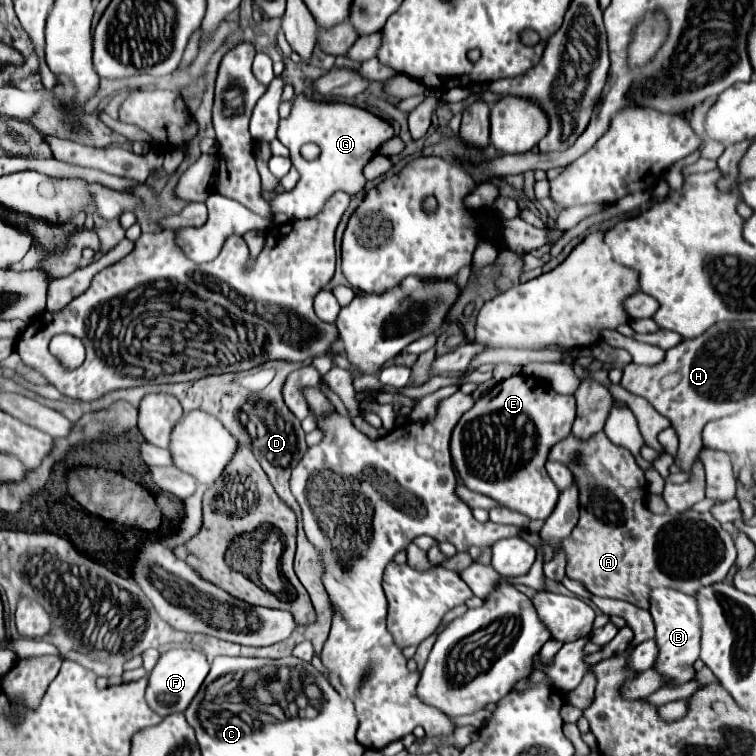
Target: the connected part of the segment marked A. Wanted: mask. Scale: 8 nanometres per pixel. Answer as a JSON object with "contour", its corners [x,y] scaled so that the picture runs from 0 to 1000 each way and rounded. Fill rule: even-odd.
{"contour":[[[799,571],[786,574],[780,582],[767,585],[757,574],[738,585],[725,608],[738,608],[751,614],[757,622],[765,646],[767,646],[767,688],[757,706],[743,717],[746,730],[751,735],[749,759],[765,770],[770,770],[786,788],[796,791],[817,791],[836,796],[844,804],[857,804],[857,783],[868,775],[881,775],[899,780],[905,786],[921,786],[926,778],[937,772],[955,770],[974,741],[971,712],[955,698],[955,693],[939,677],[907,677],[907,696],[897,688],[897,683],[868,683],[857,675],[857,638],[852,632],[849,619],[841,614],[839,601],[817,587],[810,587]],[[889,693],[889,714],[873,714],[876,704]]]}

